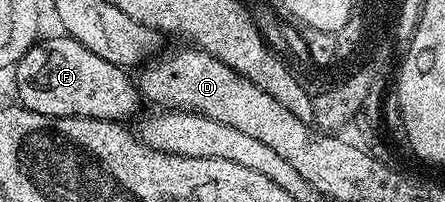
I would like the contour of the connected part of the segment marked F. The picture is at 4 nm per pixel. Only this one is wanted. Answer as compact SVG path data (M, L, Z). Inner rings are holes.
M59 37L37 41L16 63L19 105L51 118L97 118L121 124L127 123L127 118L135 119L142 103L135 81L127 78L121 67L90 52L77 38Z

